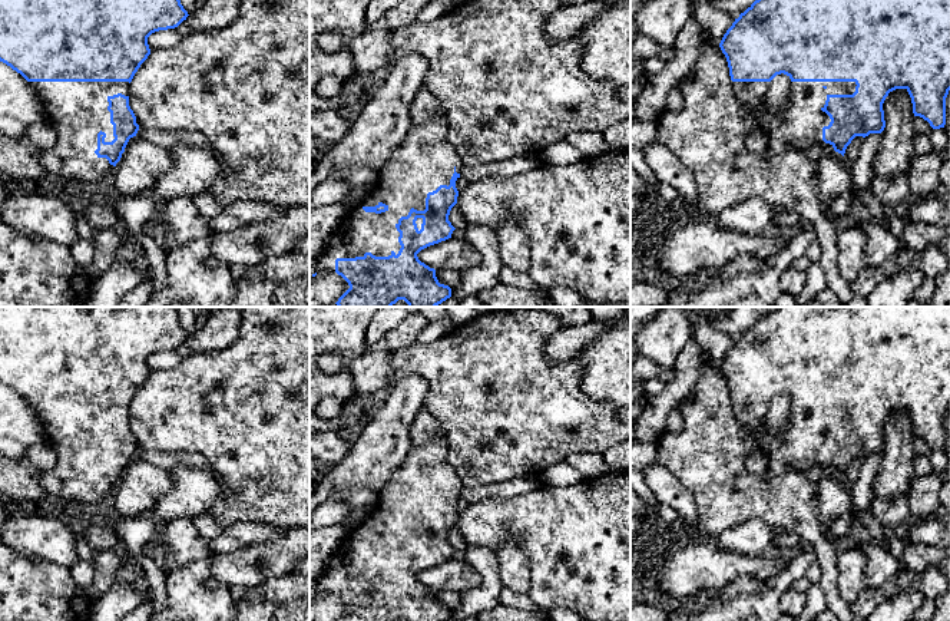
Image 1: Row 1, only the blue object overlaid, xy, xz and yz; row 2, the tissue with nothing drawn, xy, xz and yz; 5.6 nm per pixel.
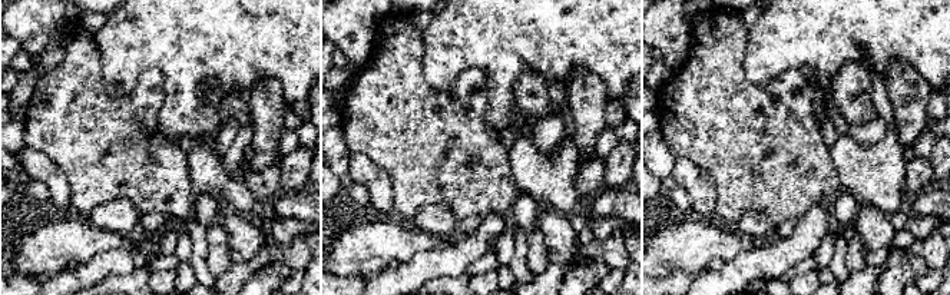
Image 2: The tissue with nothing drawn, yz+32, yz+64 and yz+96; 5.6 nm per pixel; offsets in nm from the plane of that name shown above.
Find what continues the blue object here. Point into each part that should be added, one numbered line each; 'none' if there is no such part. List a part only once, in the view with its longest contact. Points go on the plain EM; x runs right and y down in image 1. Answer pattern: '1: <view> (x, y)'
1: xz (424, 481)

